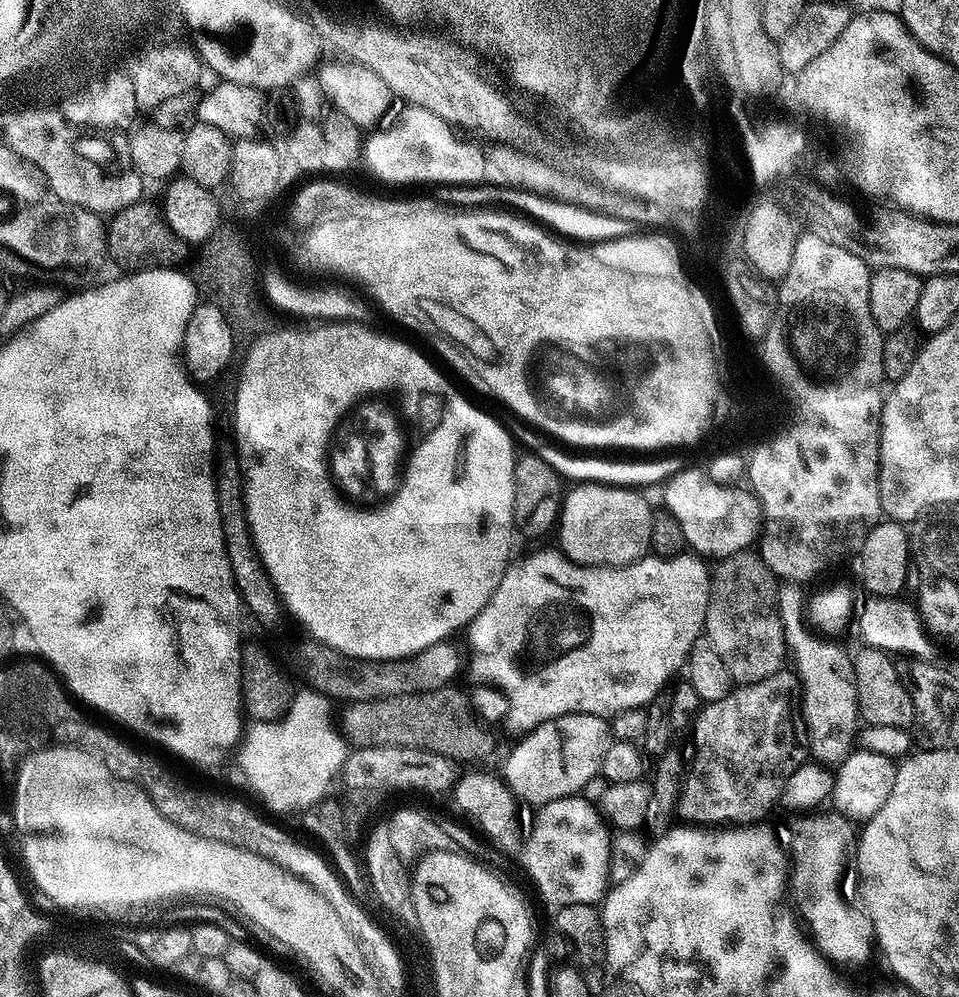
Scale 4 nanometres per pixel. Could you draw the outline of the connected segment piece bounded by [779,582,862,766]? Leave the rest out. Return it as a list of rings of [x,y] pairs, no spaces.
[[[791,582],[785,583],[779,589],[784,640],[788,644],[791,663],[792,660],[796,663],[794,671],[798,677],[799,691],[802,693],[798,703],[802,709],[804,725],[808,728],[811,755],[817,761],[836,766],[854,751],[858,729],[862,724],[856,689],[856,665],[850,652],[848,656],[842,645],[827,640],[827,635],[817,634],[806,623],[804,591],[801,585]]]

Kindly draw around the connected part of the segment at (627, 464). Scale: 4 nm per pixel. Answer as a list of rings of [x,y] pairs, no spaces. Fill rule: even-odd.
[[[518,424],[518,427],[513,427],[513,437],[523,446],[528,447],[531,453],[538,455],[545,461],[552,469],[554,469],[559,475],[566,480],[579,483],[597,483],[597,484],[615,484],[616,487],[635,487],[644,488],[646,484],[659,485],[673,476],[676,472],[680,471],[682,467],[682,461],[679,460],[679,455],[668,454],[666,458],[660,458],[658,460],[652,460],[656,458],[650,458],[648,462],[642,462],[640,460],[620,460],[618,462],[611,462],[608,458],[598,458],[596,454],[573,454],[572,456],[566,452],[565,449],[554,445],[551,441],[547,440],[545,435],[542,435],[537,429],[524,424]]]

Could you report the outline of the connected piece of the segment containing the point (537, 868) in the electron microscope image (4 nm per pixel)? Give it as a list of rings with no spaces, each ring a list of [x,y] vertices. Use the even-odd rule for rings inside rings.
[[[579,794],[541,804],[535,812],[532,829],[527,829],[522,840],[522,857],[537,890],[552,906],[599,905],[610,887],[608,863],[612,857],[610,828],[599,807]]]

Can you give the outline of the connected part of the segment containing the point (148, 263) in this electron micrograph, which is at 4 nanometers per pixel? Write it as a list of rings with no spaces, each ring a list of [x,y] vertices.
[[[147,202],[132,204],[115,213],[106,224],[107,255],[116,264],[121,264],[129,273],[145,272],[147,268],[171,268],[180,266],[184,255],[190,251],[189,245],[182,238],[174,235],[159,213]]]

